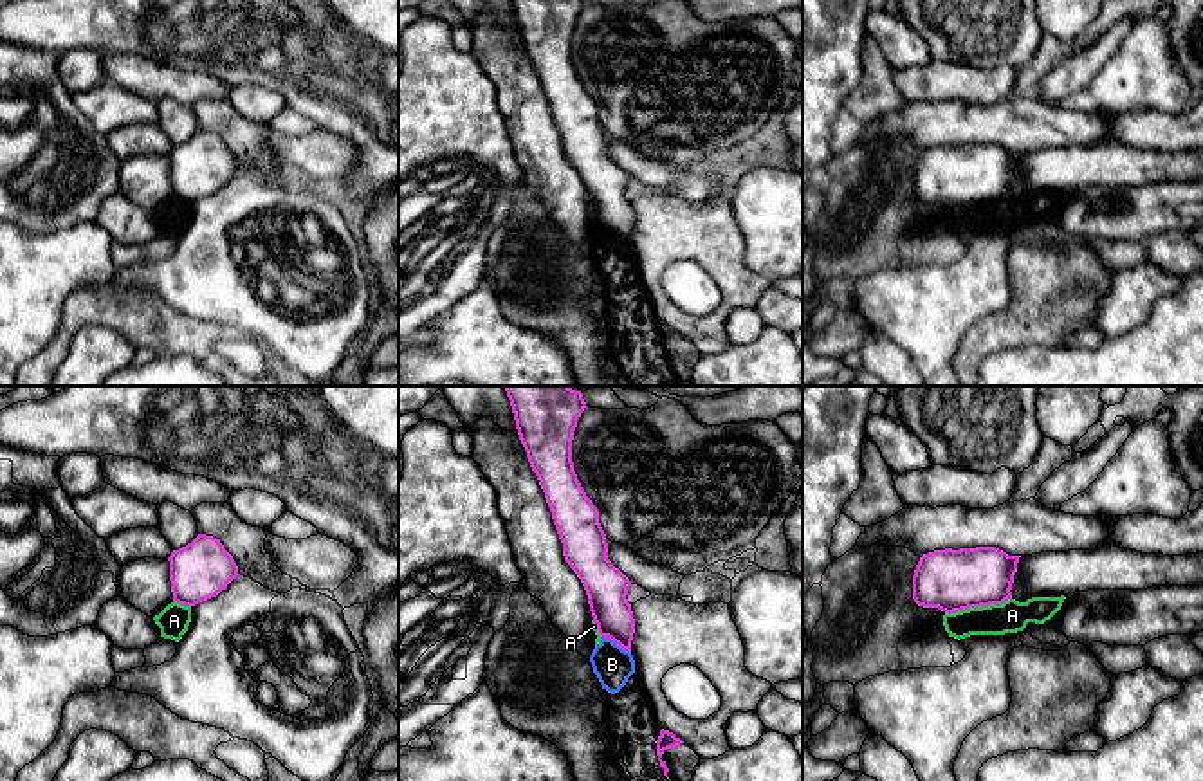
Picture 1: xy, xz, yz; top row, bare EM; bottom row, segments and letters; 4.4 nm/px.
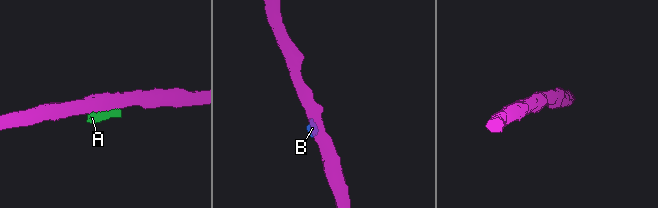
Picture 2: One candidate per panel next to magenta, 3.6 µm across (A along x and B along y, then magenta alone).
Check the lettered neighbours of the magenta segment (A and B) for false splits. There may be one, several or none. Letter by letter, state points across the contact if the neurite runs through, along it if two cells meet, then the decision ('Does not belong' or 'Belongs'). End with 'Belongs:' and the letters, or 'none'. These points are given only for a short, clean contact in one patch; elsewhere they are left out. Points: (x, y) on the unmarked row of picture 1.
A: Does not belong
B: Boundary: xz (601, 231), (606, 231), (630, 249). Does not belong
Belongs: none

